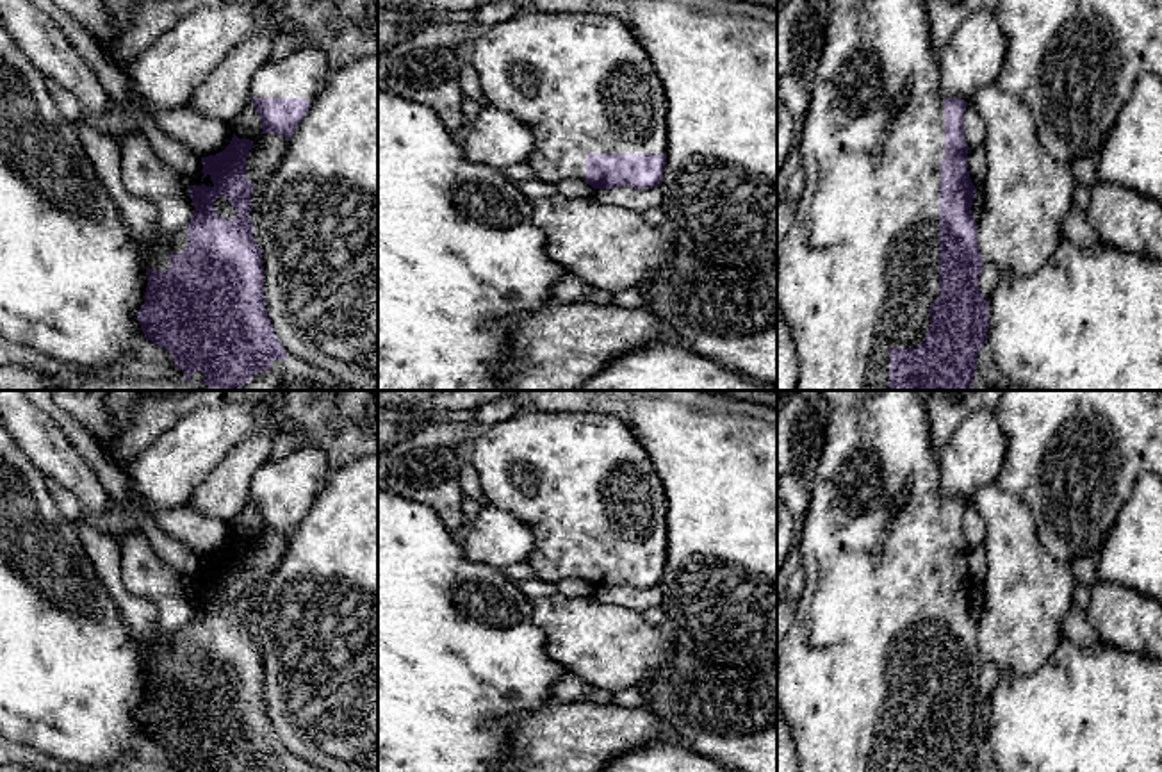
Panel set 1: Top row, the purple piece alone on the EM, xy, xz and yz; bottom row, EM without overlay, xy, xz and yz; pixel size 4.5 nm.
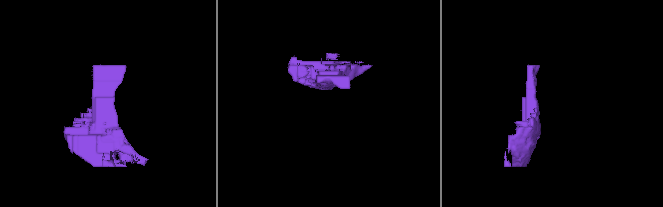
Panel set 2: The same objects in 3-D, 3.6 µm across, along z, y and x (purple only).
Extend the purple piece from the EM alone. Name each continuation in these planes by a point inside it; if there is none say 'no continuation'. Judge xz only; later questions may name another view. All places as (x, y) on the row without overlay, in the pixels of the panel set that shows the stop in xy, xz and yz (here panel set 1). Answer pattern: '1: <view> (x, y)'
1: xz (581, 482)

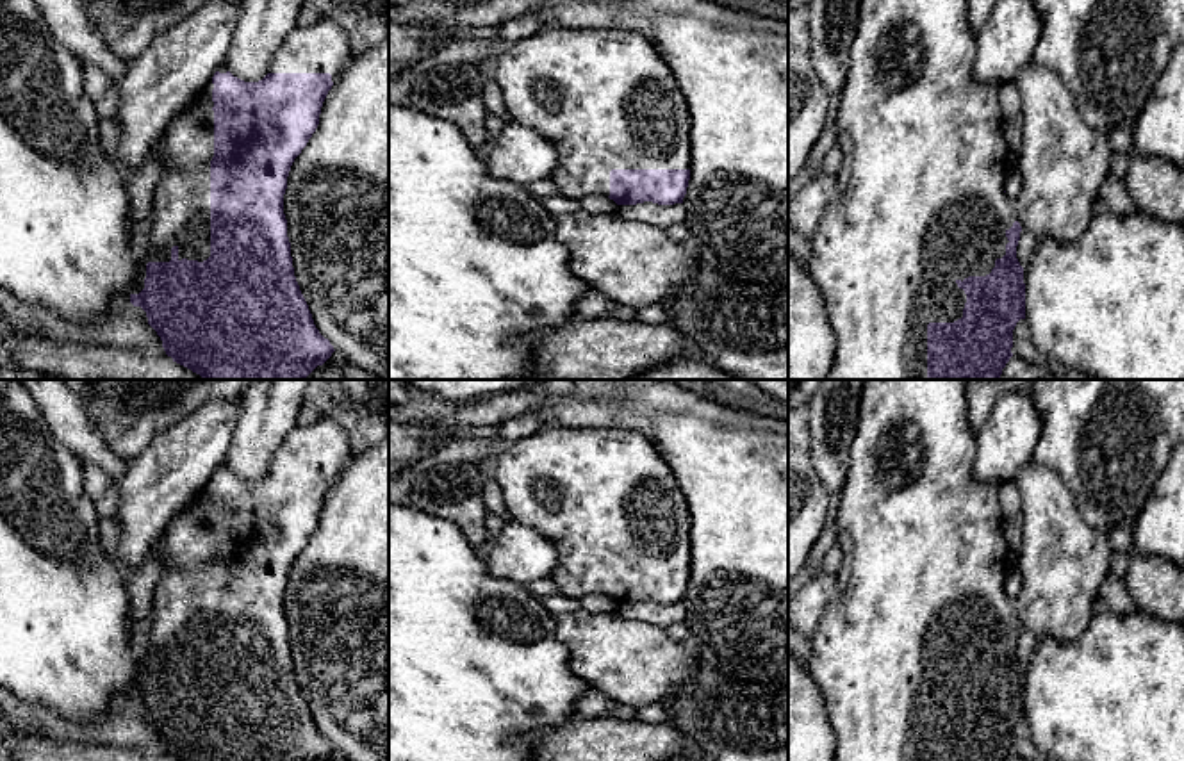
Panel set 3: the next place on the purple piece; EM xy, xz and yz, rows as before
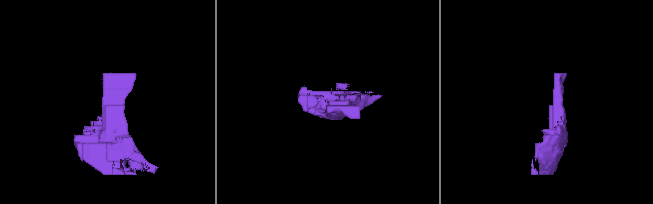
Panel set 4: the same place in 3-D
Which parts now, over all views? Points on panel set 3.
1: xy (180, 605)

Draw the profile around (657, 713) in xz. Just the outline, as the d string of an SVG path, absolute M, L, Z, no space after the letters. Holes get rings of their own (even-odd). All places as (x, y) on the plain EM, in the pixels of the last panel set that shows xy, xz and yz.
M653 704L638 709L635 718L647 724L669 724L670 715L662 704Z

